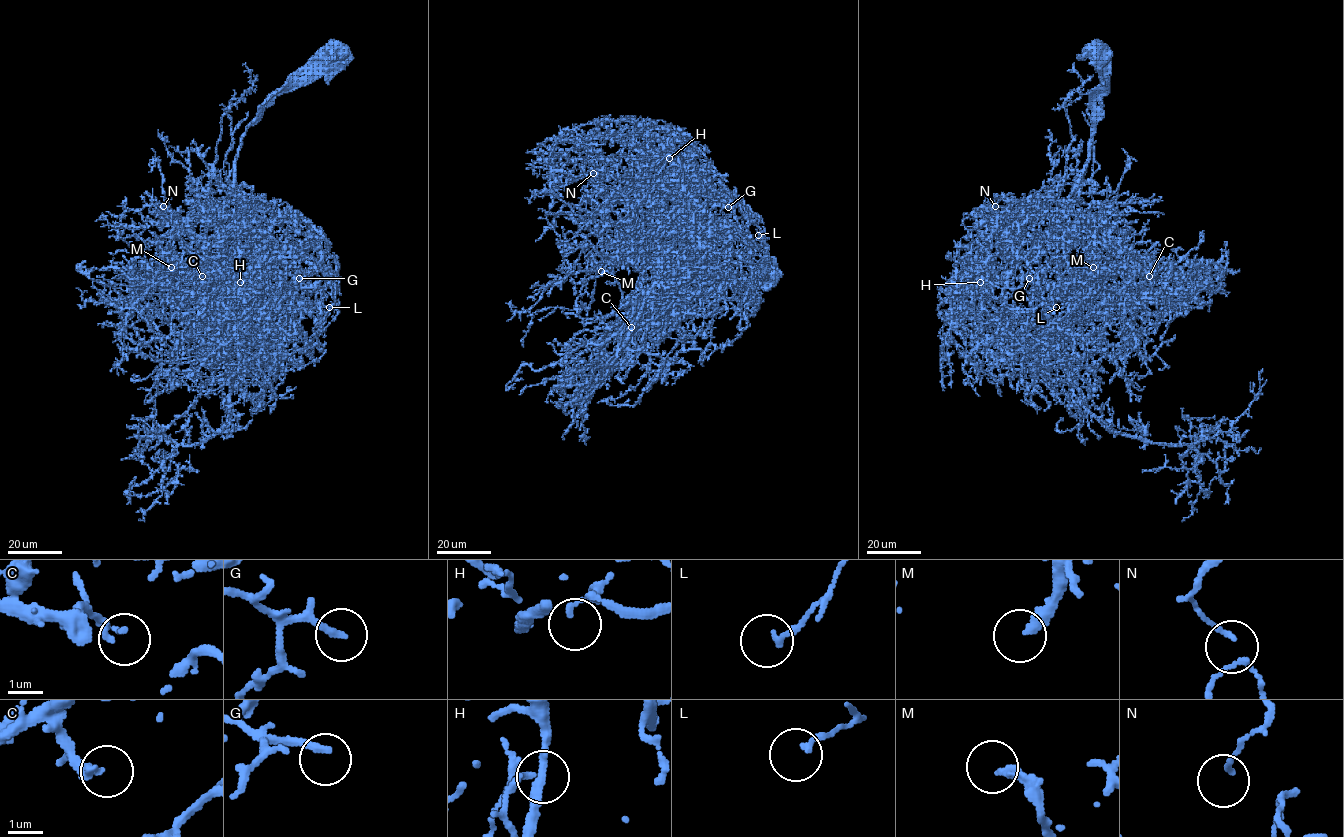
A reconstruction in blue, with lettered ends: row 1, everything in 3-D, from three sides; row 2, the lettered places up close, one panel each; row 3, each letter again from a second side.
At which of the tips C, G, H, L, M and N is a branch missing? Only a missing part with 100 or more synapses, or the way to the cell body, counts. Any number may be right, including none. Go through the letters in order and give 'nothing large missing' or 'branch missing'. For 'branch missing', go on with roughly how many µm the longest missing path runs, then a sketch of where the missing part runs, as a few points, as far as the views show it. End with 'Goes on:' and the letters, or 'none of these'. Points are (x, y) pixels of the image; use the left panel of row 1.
C: branch missing; missing 15 µm; course (202, 276), (212, 286), (209, 292), (219, 295)
G: nothing large missing
H: nothing large missing
L: nothing large missing
M: branch missing; missing 30 µm; course (171, 267), (153, 246), (156, 230), (144, 223)
N: nothing large missing
Goes on: C, M

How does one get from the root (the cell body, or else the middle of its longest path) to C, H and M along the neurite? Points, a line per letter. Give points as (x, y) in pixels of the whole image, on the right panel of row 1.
C: (1096, 57), (1107, 68), (1107, 92), (1079, 181), (1100, 209), (1089, 232), (1112, 226), (1149, 276)
H: (1096, 57), (1107, 68), (1107, 92), (1078, 185), (1041, 243), (985, 289), (975, 289), (980, 282)
M: (1096, 57), (1107, 68), (1107, 92), (1093, 129), (1090, 157), (1042, 244), (1075, 273), (1093, 267)

